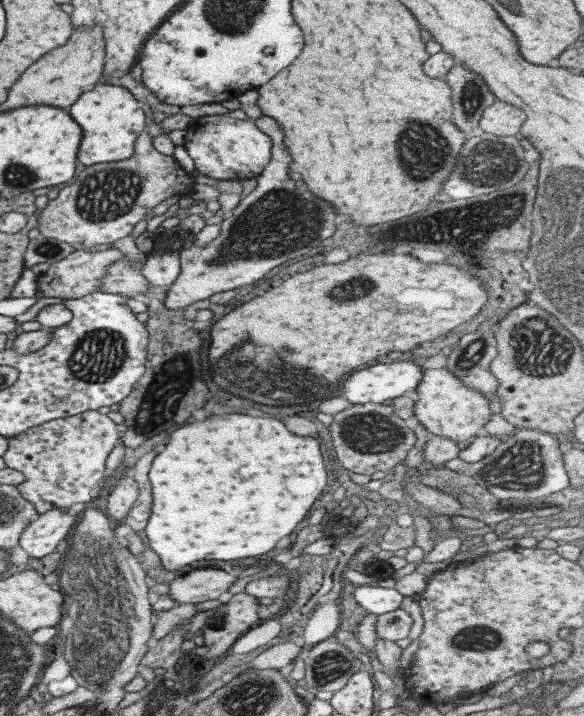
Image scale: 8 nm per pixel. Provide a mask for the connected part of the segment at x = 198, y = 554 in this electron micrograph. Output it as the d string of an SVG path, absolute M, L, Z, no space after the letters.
M245 414L209 416L171 432L165 450L149 468L153 508L145 538L167 571L195 560L239 560L269 552L303 520L325 488L325 464L313 438L293 436L279 420Z

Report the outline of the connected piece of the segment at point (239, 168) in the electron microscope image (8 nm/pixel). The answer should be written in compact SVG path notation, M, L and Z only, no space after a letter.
M201 116L193 118L184 128L182 146L187 151L194 168L200 174L217 180L246 179L256 177L268 163L270 145L252 120L235 120L229 116Z

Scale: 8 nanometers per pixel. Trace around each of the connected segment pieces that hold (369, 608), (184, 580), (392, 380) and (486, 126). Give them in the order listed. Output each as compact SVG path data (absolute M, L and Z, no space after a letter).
M374 583L357 586L354 591L355 604L363 608L367 614L381 615L397 610L402 598L394 588L381 588Z
M217 568L195 569L175 578L169 584L171 600L193 604L216 600L236 581L236 576Z
M393 361L384 364L373 362L361 367L361 370L347 376L341 384L342 398L345 398L350 405L365 404L371 402L379 404L401 396L406 390L413 390L421 380L423 368L412 361Z
M495 100L491 106L484 108L477 124L478 132L493 136L513 136L519 131L525 118L519 109Z

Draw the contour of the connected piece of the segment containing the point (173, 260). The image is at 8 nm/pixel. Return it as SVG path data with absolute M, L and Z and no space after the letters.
M165 249L148 254L140 266L141 276L153 287L167 288L176 279L179 271L180 262L176 249Z

